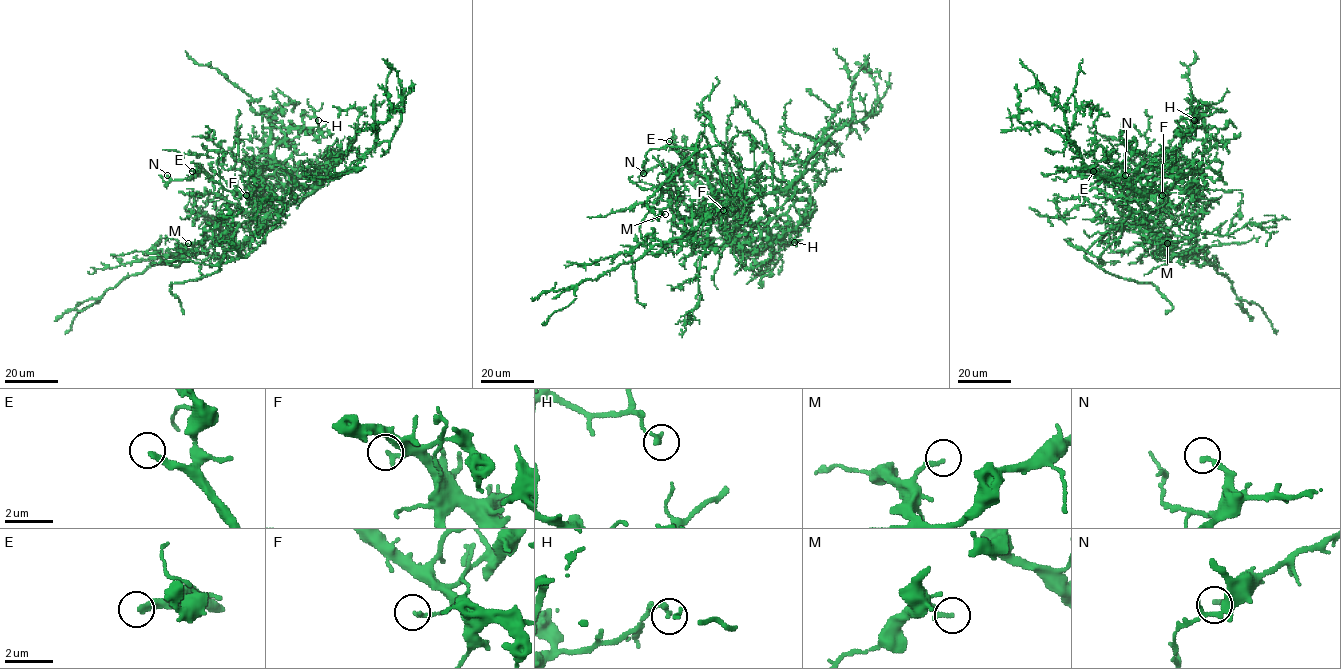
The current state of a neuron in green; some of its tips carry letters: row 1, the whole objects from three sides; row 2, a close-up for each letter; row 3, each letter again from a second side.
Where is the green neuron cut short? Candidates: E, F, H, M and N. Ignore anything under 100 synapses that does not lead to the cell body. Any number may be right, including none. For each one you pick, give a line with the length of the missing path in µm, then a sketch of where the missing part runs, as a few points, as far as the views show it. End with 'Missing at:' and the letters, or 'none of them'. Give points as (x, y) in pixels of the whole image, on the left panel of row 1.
E: about 40 µm are missing; missing branch runs (192, 171), (183, 176), (180, 167), (185, 166), (182, 159), (189, 159)
Missing at: E

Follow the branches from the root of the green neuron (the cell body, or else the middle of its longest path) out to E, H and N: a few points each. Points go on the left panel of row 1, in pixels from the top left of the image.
E: (264, 218), (267, 212), (249, 195), (226, 190), (204, 172), (192, 171)
H: (264, 218), (272, 184), (264, 178), (274, 173), (274, 148), (303, 127), (305, 115), (318, 120)
N: (264, 218), (267, 212), (249, 195), (226, 190), (199, 167), (189, 180), (171, 180), (167, 175)

